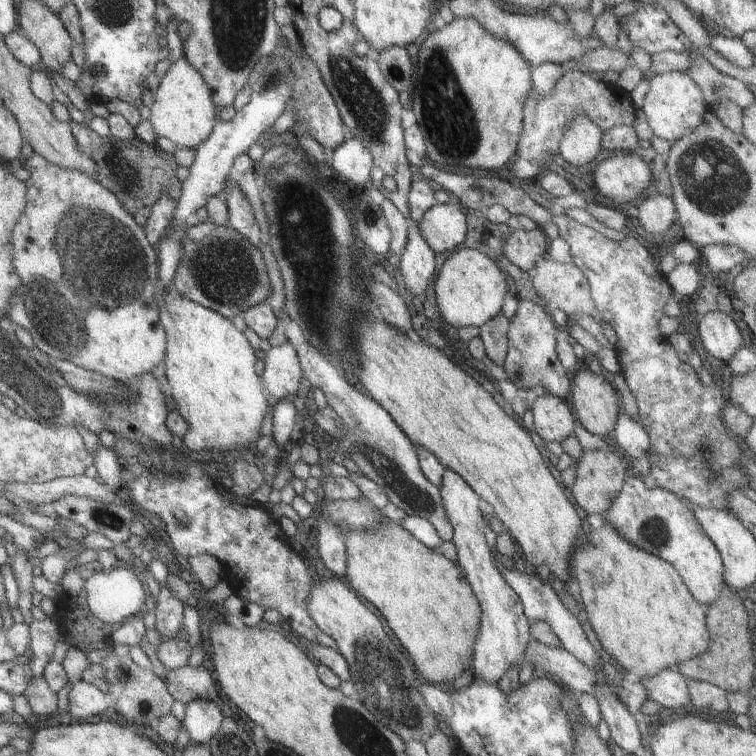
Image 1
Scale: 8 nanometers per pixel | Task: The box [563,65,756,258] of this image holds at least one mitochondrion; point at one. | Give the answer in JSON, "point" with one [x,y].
{"point":[714,180]}

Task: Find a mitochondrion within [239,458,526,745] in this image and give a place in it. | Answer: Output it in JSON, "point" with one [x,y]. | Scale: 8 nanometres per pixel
{"point":[399,710]}

